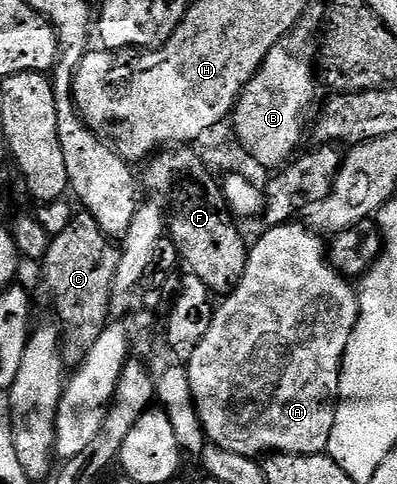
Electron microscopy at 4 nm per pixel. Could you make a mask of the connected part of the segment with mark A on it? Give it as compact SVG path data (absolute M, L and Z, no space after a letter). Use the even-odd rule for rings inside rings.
M306 224L273 225L262 231L264 233L260 235L259 242L256 245L254 242L247 250L247 266L242 283L218 302L215 318L213 323L209 323L205 339L201 339L197 351L193 351L193 355L185 362L189 387L193 391L193 399L203 429L207 432L207 440L226 452L236 452L237 455L256 459L273 453L326 453L329 435L333 435L333 419L339 400L339 376L345 347L349 347L349 335L353 335L353 327L359 318L359 295L356 286L331 265L329 249L324 238Z

